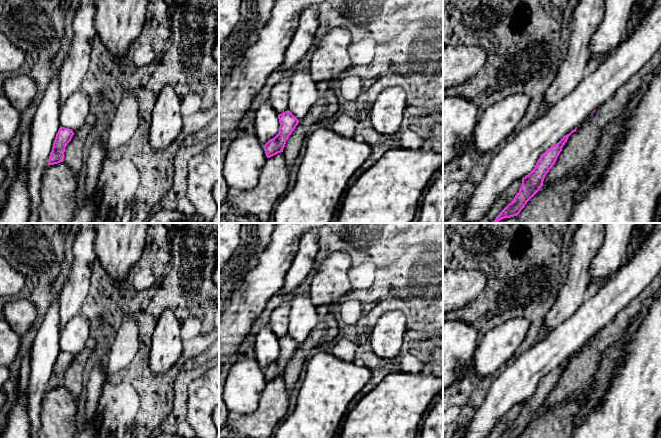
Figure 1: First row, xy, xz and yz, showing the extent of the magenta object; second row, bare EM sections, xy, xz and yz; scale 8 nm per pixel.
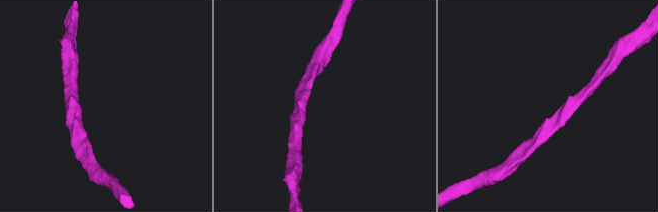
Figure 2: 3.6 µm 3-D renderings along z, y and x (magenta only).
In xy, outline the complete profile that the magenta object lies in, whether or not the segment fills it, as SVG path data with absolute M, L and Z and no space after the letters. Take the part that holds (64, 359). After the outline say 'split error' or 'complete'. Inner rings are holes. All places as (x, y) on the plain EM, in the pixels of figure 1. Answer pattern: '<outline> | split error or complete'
M90 337L76 356L60 350L48 383L49 389L64 386L77 401L82 392L83 371L95 347L96 341Z | split error

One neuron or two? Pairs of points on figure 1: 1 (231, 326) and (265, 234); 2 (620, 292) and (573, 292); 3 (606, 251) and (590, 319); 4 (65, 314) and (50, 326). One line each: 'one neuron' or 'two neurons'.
1: two neurons
2: two neurons
3: two neurons
4: two neurons

